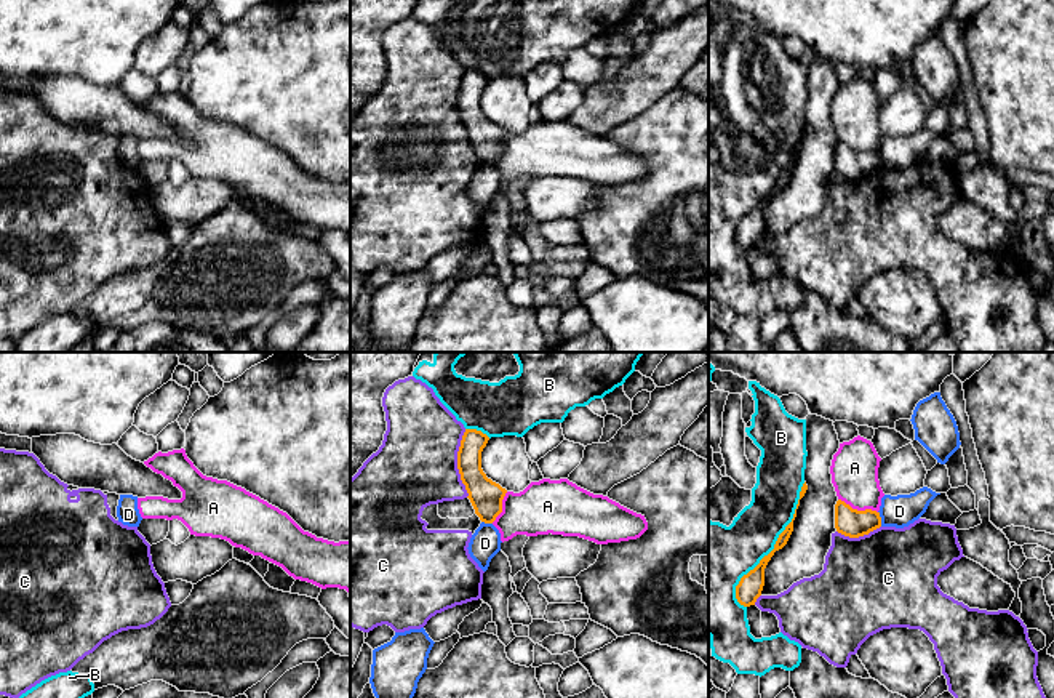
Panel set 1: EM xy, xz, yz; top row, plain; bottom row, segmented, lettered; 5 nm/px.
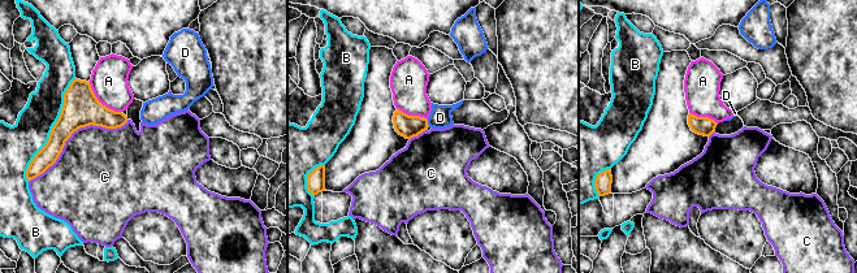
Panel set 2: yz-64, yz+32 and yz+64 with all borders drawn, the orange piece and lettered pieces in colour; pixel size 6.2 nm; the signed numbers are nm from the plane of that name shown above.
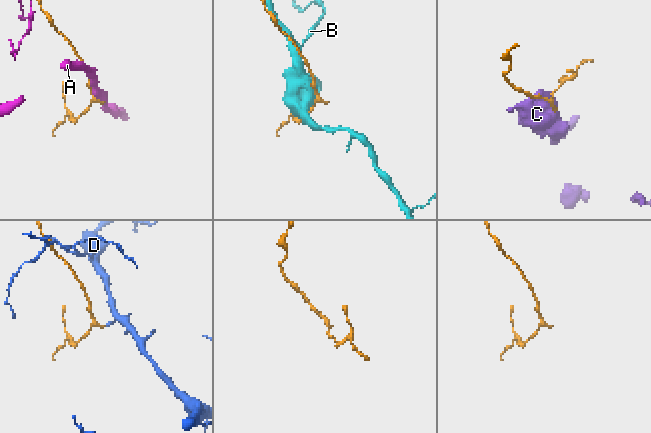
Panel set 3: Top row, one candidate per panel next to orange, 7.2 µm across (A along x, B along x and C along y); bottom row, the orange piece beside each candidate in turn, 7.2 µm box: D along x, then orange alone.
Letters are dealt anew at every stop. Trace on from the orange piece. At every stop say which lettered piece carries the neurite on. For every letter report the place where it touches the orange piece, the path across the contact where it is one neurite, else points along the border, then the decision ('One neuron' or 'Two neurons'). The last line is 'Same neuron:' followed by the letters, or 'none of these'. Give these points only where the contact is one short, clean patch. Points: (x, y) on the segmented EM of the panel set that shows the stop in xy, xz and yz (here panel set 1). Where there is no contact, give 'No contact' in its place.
A: Touches orange at yz (856, 509). Two neurons
B: Touches orange at yz (774, 545). Two neurons
C: Touches orange at xz (458, 463). Two neurons
D: Touches orange at yz (880, 519). Boundary: yz (878, 511), (882, 525). Two neurons
Same neuron: none of these

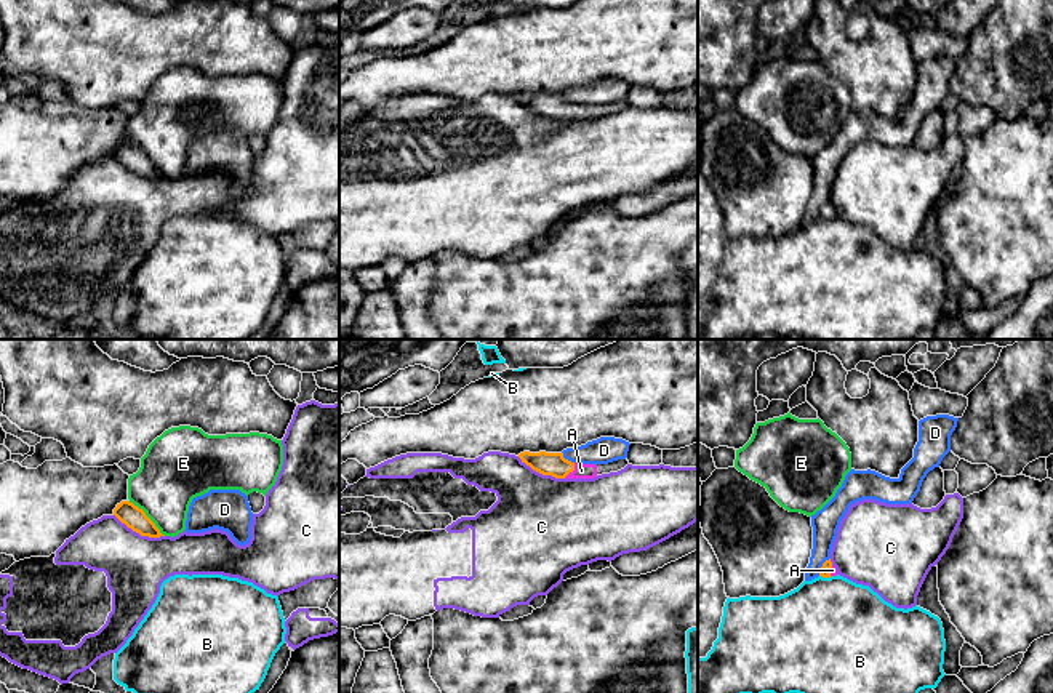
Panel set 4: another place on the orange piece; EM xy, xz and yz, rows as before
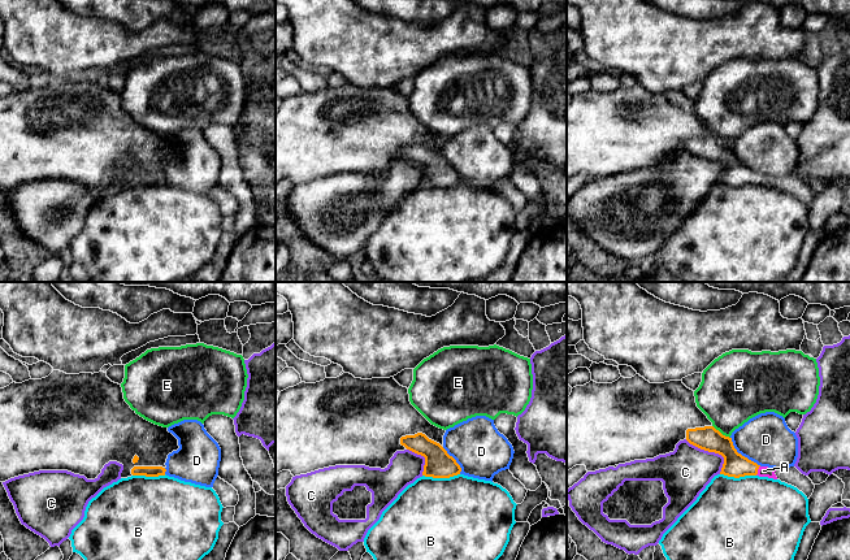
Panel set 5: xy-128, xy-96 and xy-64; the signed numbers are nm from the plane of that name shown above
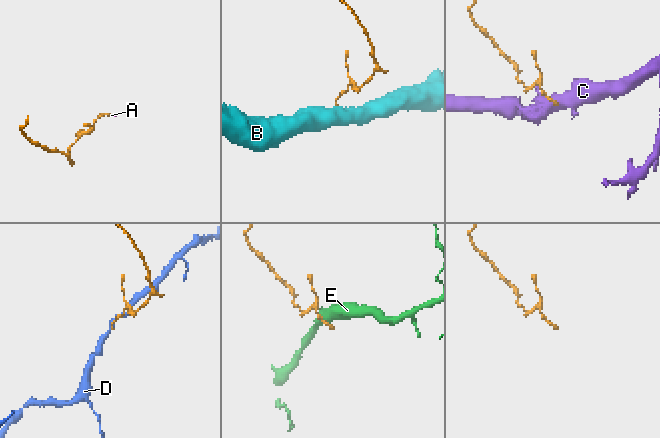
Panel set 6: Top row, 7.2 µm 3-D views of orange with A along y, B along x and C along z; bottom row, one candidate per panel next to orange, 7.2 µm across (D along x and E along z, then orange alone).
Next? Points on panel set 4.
A: Touches orange at xz (572, 471). Path across: xz (554, 464), (572, 471), (581, 471). One neuron
B: Touches orange at yz (826, 576). Boundary: yz (820, 575), (831, 576). Two neurons
C: Touches orange at xy (140, 533). Two neurons
D: Touches orange at yz (821, 567). Boundary: yz (829, 557), (818, 575). Two neurons
E: Touches orange at xy (148, 517). Two neurons
Same neuron: A

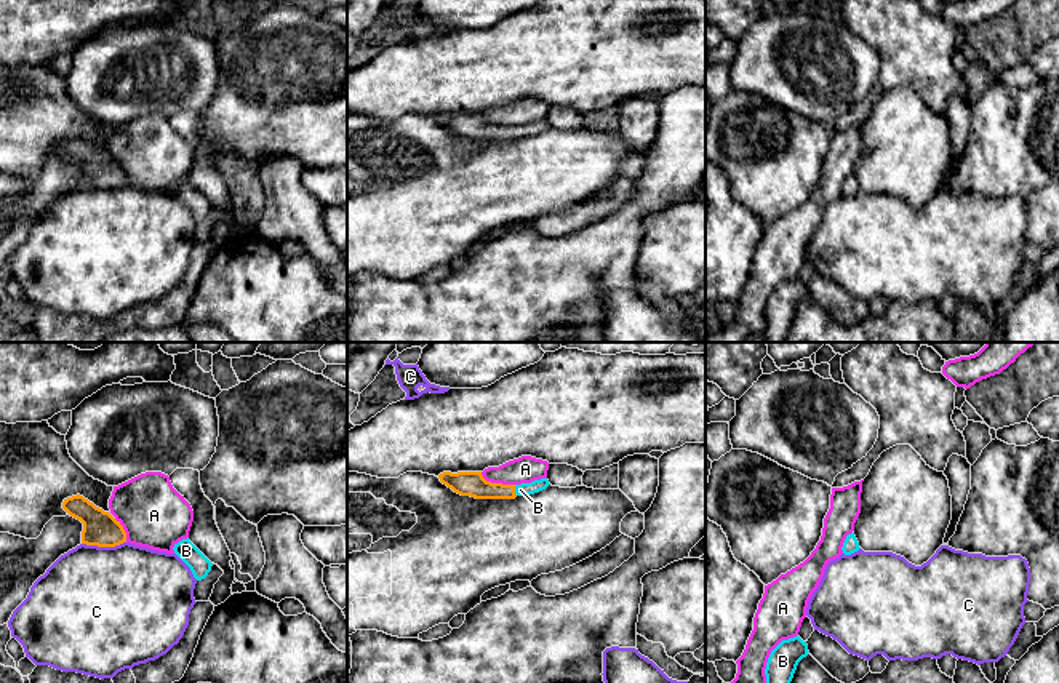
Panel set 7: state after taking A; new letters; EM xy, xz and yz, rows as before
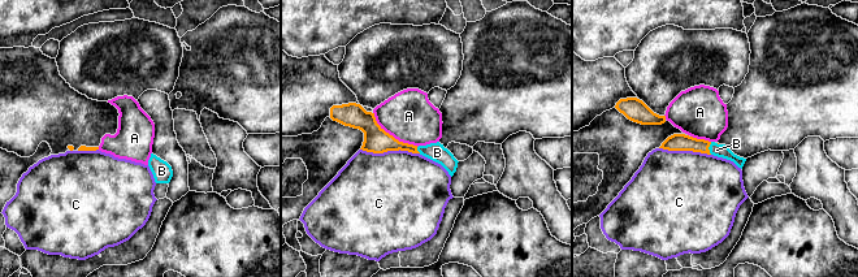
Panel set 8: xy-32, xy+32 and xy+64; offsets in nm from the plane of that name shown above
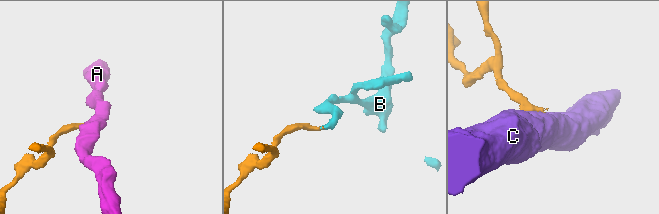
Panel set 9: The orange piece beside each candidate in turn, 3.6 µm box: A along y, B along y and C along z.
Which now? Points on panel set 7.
A: Touches orange at xz (496, 483). Boundary: xz (480, 472), (487, 480), (514, 485). Two neurons
B: Touches orange at xz (514, 490). Path across: xz (466, 483), (482, 490), (514, 490), (538, 485). One neuron
C: Touches orange at xy (103, 546). Boundary: xy (125, 541), (115, 546), (82, 544). Two neurons
Same neuron: B

